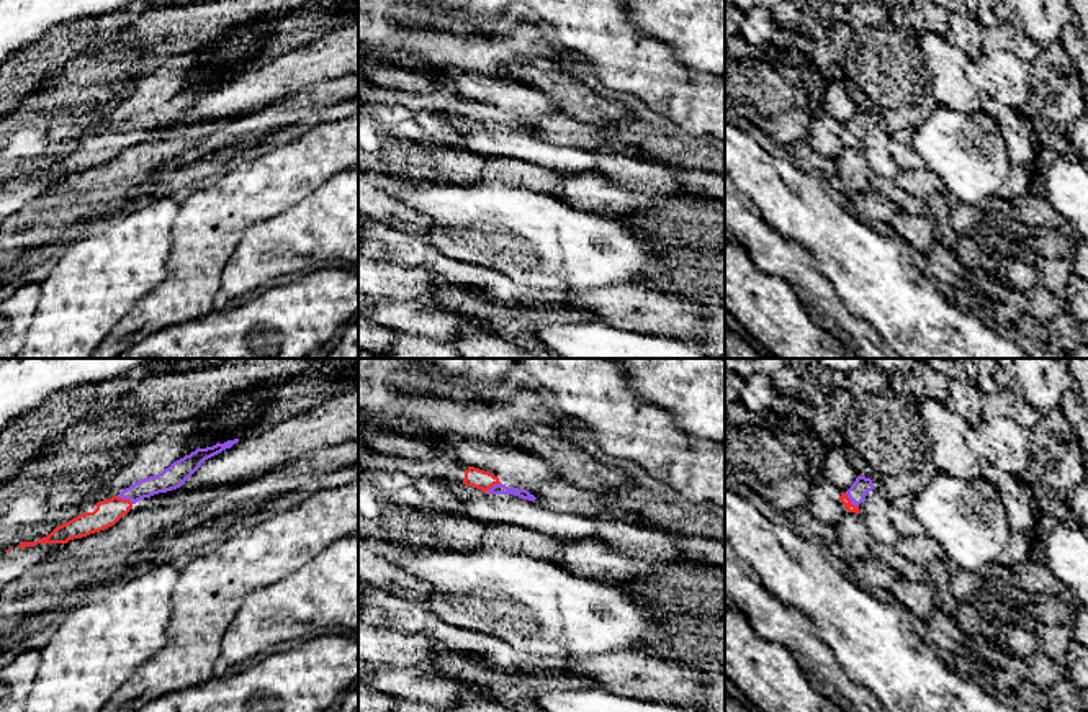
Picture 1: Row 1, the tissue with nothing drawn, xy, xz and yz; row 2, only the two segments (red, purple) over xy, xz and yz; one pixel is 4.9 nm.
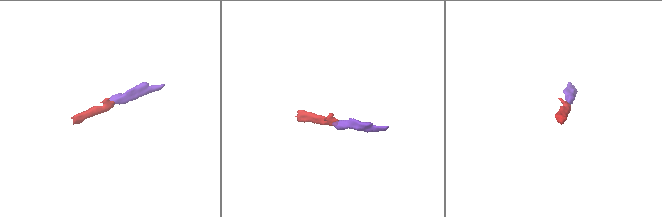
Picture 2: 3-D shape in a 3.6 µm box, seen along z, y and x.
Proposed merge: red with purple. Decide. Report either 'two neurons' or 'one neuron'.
one neuron

